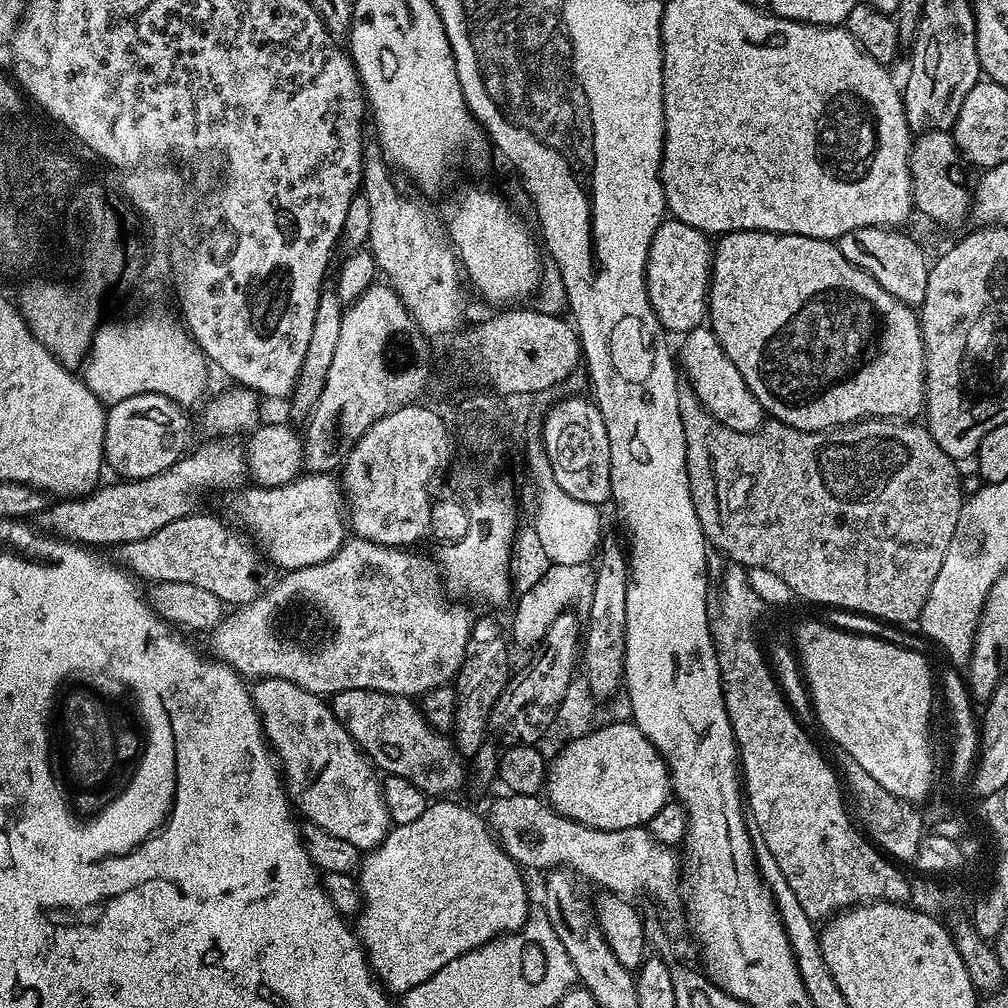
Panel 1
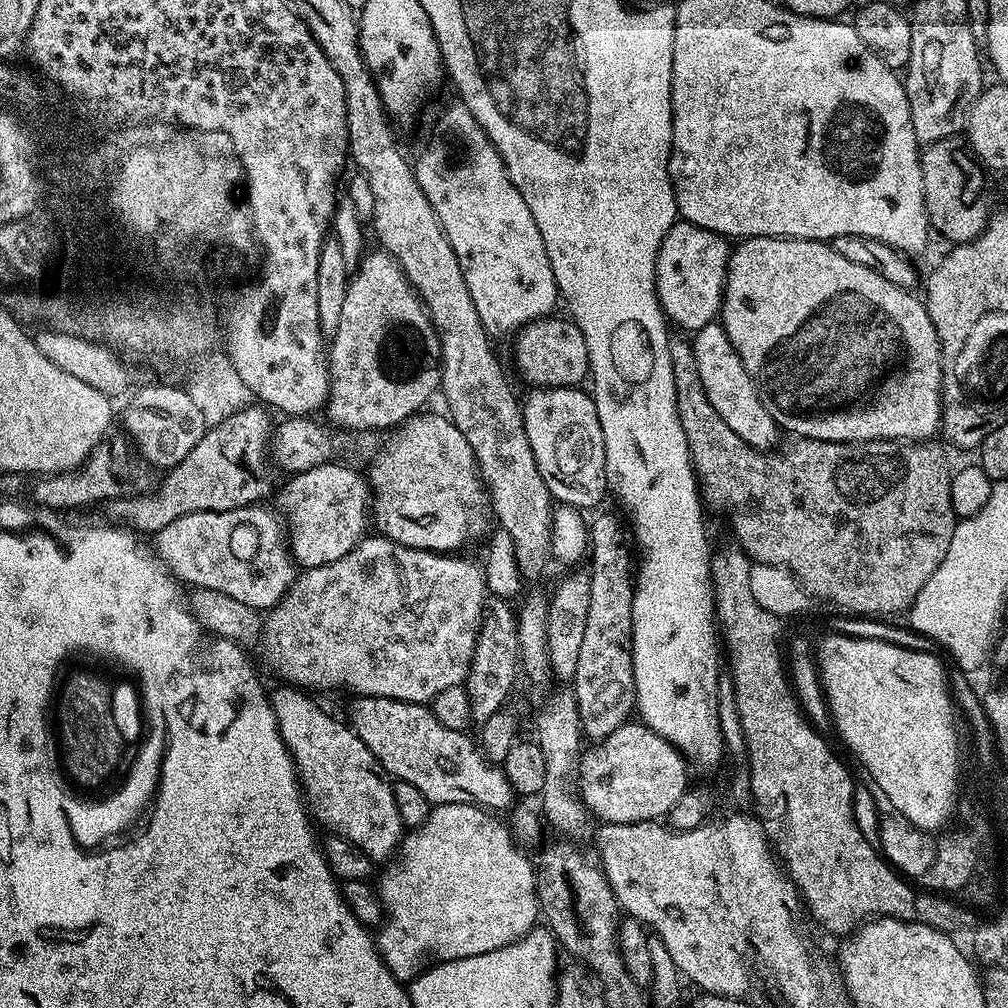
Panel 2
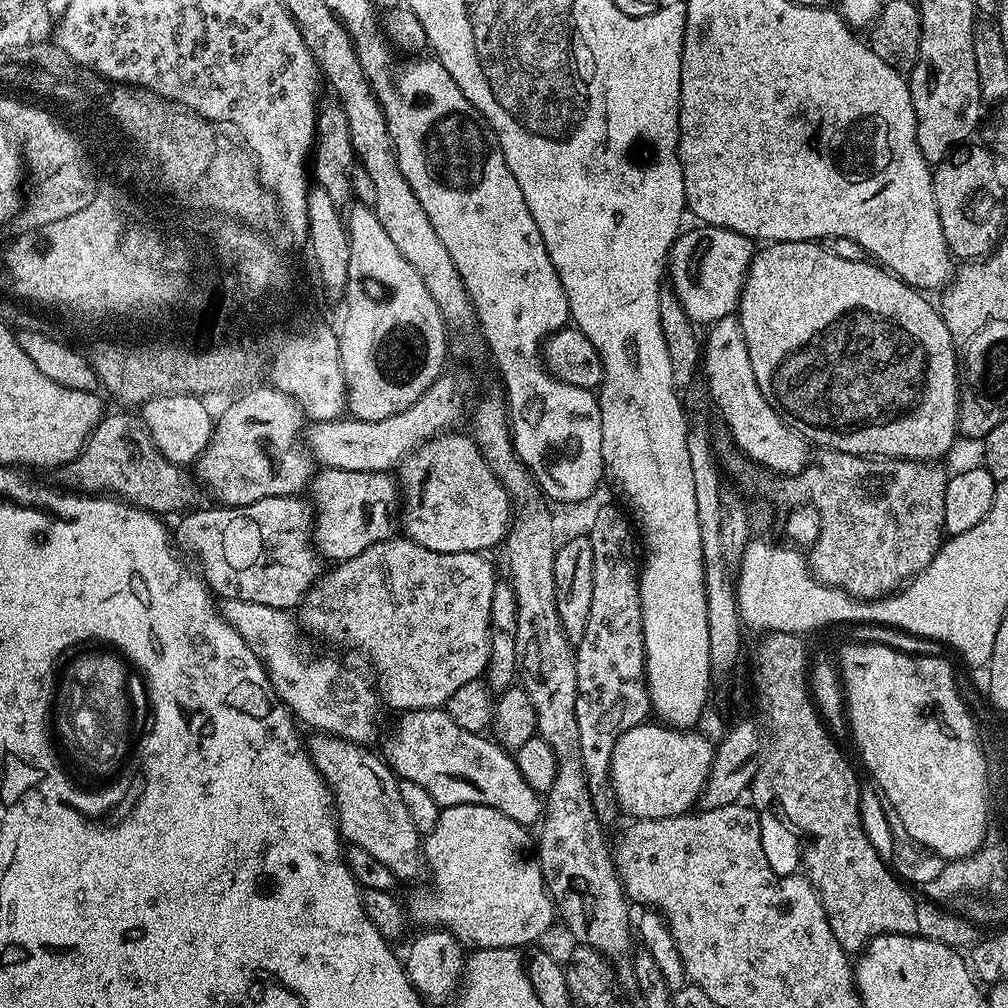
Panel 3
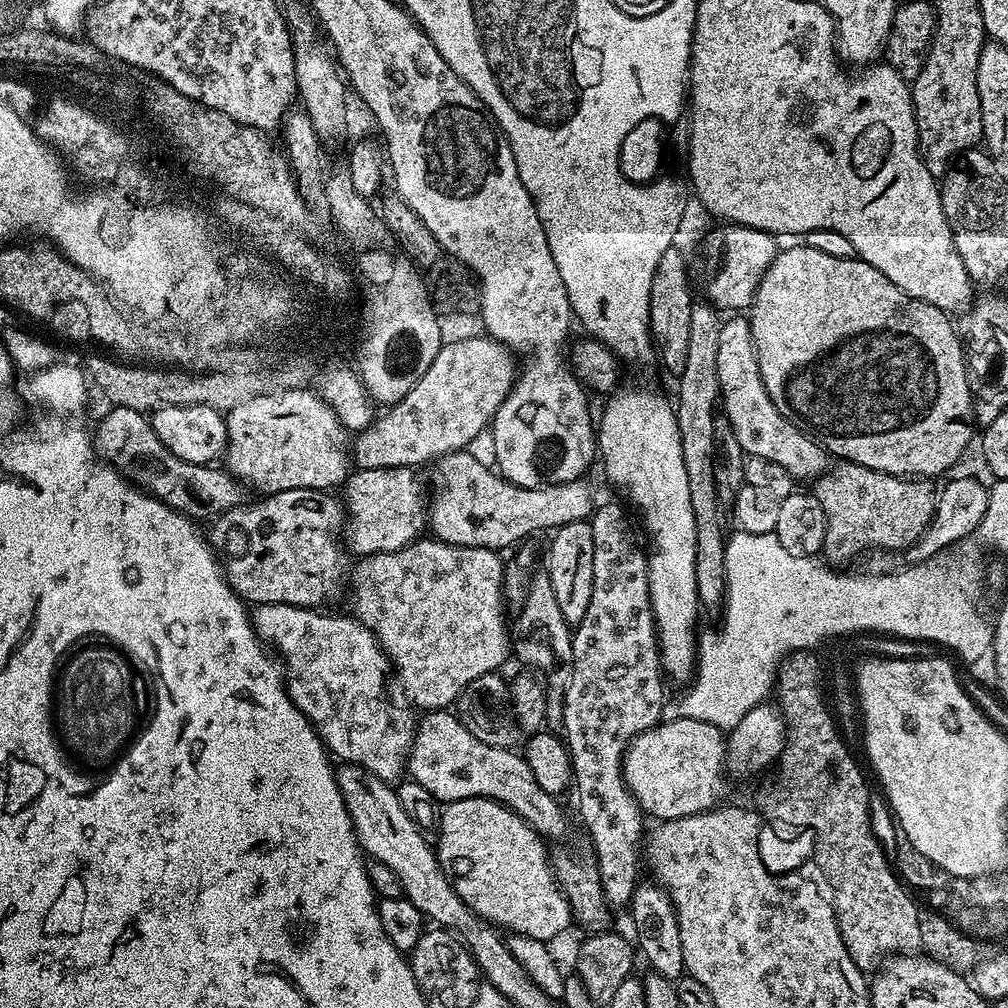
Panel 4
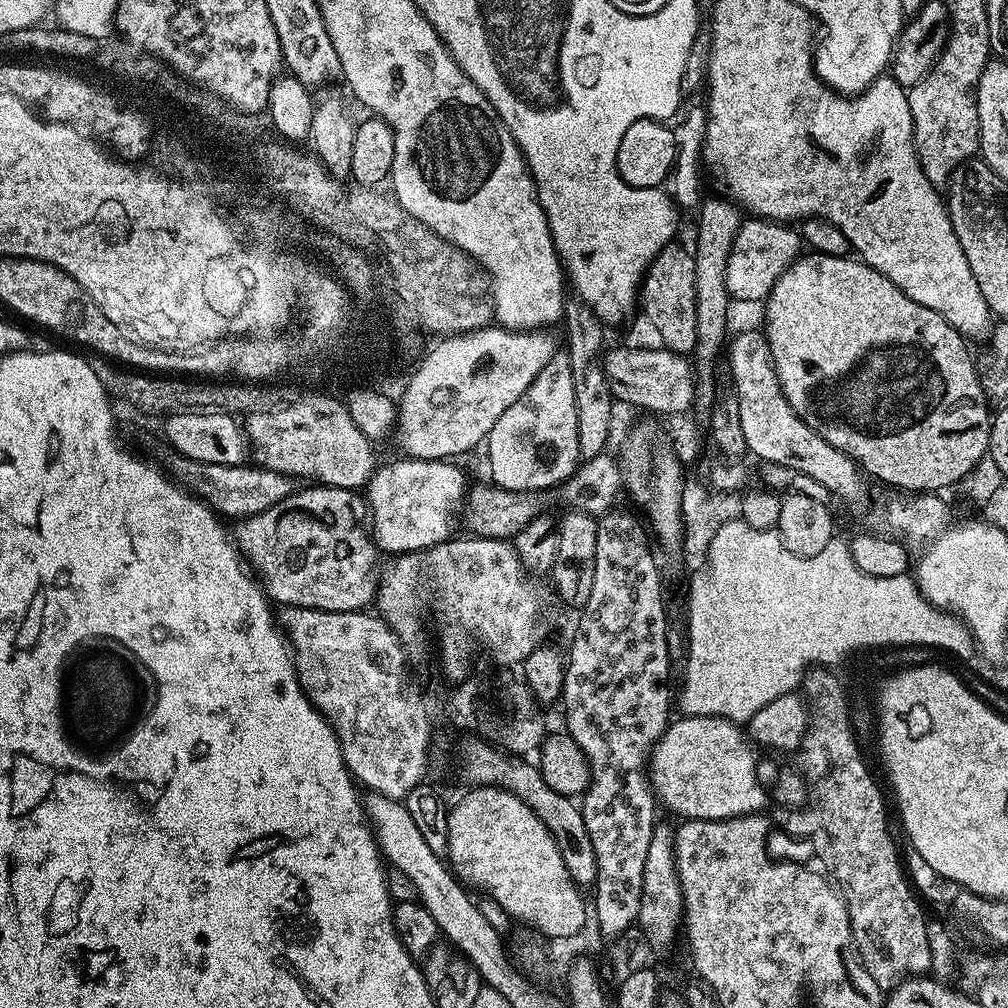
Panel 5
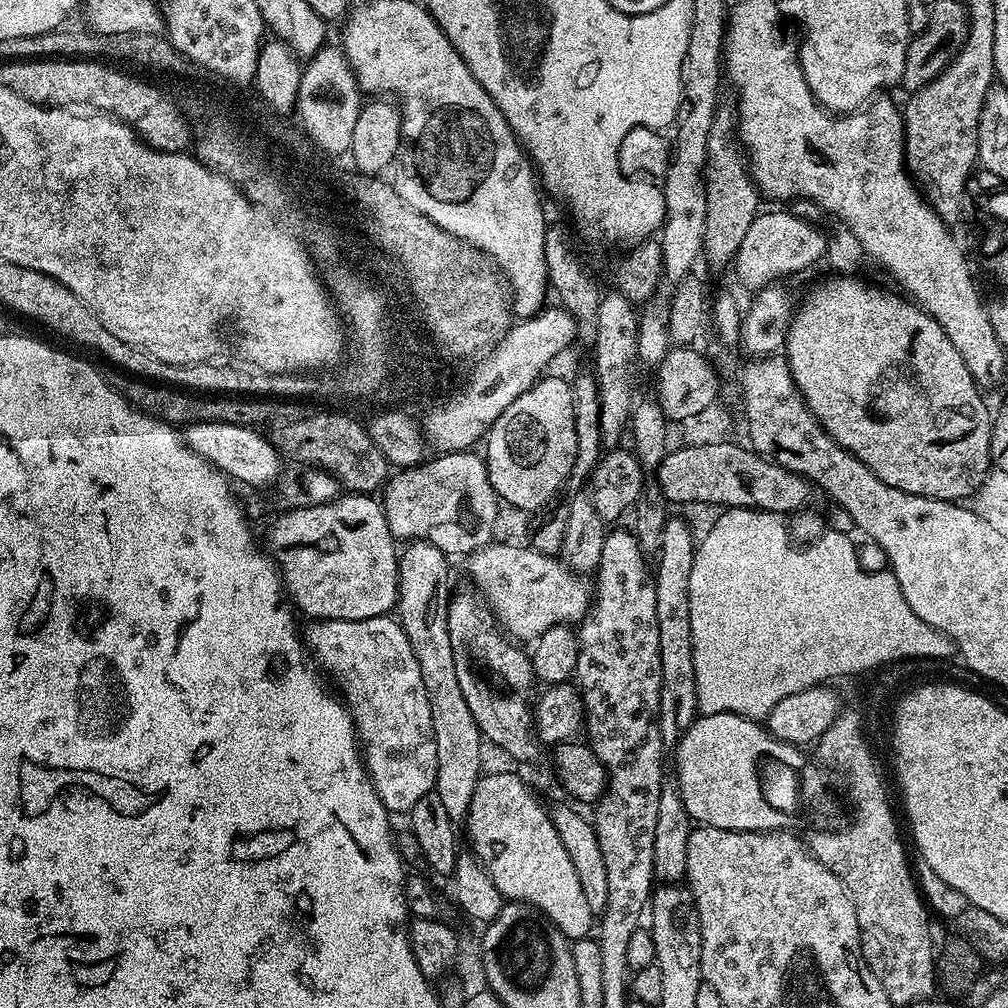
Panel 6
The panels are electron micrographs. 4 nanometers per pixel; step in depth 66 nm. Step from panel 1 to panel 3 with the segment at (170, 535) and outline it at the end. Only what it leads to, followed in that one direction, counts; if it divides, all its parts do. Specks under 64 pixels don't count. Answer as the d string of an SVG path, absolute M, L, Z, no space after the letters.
M299 495L275 496L233 508L201 506L179 517L180 525L174 528L175 543L181 553L196 556L195 563L202 569L204 581L217 597L295 609L322 575L322 557L312 542L314 509L311 503L303 504L300 499Z

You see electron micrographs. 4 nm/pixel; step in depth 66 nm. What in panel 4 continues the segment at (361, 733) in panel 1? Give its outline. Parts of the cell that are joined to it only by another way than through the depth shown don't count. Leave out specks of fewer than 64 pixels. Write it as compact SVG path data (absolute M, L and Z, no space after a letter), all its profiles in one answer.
M432 710L427 713L424 721L419 721L416 729L416 740L408 754L406 772L411 779L418 781L437 802L461 800L462 798L482 798L488 796L498 803L504 804L514 814L518 814L535 832L549 841L562 839L568 832L568 820L564 817L564 808L557 797L542 790L534 773L530 770L525 757L519 751L510 748L495 748L470 734L466 726L462 726L460 717L452 710Z

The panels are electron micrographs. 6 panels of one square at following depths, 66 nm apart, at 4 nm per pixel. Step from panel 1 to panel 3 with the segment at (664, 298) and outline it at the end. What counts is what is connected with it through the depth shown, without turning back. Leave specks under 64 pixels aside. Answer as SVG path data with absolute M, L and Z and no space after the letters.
M695 227L689 232L688 229L681 231L672 243L672 249L668 251L666 276L669 281L672 279L670 290L678 298L682 310L692 319L693 324L711 326L715 320L731 316L737 311L744 290L744 279L748 277L748 268L752 265L754 244L747 236L729 228Z

